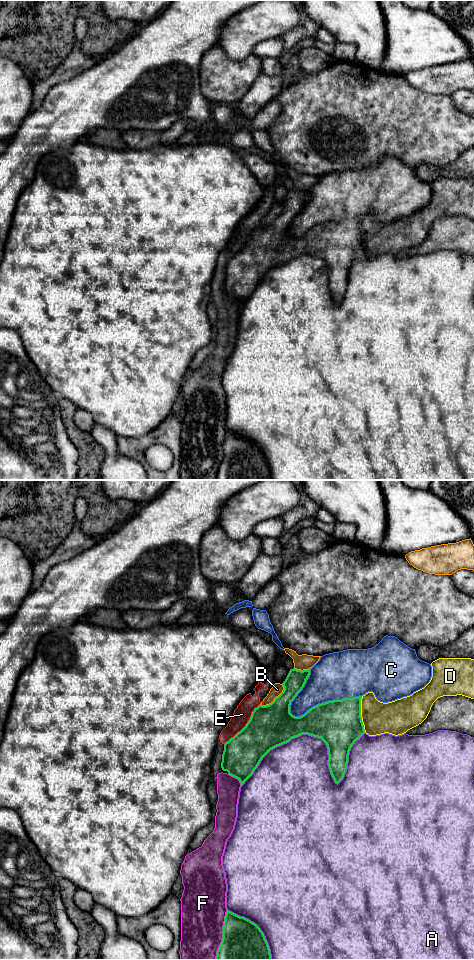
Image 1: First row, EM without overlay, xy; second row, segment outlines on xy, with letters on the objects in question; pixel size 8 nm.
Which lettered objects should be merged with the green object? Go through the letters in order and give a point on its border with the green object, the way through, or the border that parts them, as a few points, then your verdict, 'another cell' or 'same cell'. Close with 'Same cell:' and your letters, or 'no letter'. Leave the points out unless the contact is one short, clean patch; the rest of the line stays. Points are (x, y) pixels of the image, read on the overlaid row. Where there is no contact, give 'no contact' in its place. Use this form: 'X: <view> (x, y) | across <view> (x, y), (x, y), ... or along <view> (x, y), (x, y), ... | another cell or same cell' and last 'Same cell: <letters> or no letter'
A: xy (325, 742) | another cell
B: xy (274, 699) | another cell
C: xy (325, 702) | another cell
D: xy (360, 714) | another cell
E: xy (242, 729) | another cell
F: xy (223, 935) | another cell
Same cell: no letter

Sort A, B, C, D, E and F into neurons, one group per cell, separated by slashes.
A / B / C / D / E F

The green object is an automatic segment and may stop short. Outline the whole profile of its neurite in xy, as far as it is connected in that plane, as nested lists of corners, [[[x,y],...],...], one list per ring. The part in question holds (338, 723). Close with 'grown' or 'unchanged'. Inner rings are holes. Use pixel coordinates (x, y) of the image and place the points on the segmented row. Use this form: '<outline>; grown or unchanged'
[[[290,669],[282,683],[283,692],[266,706],[254,709],[246,726],[224,744],[221,768],[237,778],[241,786],[253,774],[262,758],[273,748],[289,742],[292,738],[308,734],[321,738],[328,748],[328,766],[335,783],[339,783],[346,772],[350,748],[364,733],[361,717],[362,696],[328,701],[309,709],[304,715],[295,717],[290,713],[290,705],[304,687],[310,669]]]; unchanged

